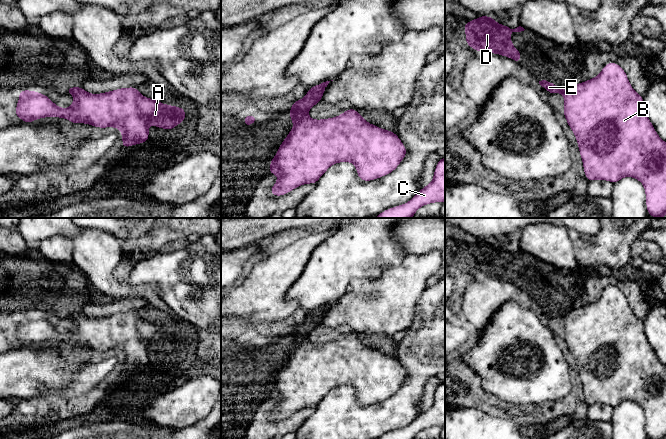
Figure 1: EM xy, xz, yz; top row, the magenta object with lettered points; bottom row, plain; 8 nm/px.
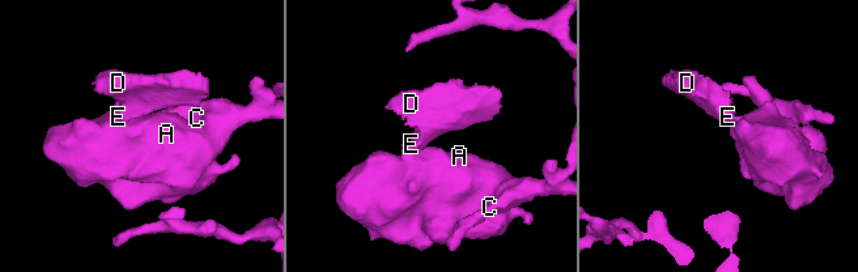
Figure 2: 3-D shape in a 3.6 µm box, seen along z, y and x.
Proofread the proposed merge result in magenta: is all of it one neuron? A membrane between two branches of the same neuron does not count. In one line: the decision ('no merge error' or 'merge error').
merge error

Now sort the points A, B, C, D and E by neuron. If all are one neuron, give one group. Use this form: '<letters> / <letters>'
A B C / D E

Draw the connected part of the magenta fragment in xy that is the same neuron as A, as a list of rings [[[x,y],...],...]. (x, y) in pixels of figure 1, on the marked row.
[[[137,87],[119,88],[117,90],[91,94],[83,88],[74,94],[73,104],[69,108],[59,108],[45,94],[31,90],[18,92],[19,101],[15,109],[15,115],[25,123],[33,123],[35,119],[45,117],[66,118],[73,124],[86,123],[98,128],[119,128],[122,134],[122,148],[141,144],[149,139],[148,126],[163,128],[167,131],[180,125],[187,116],[182,107],[163,104],[157,100],[141,95]]]

